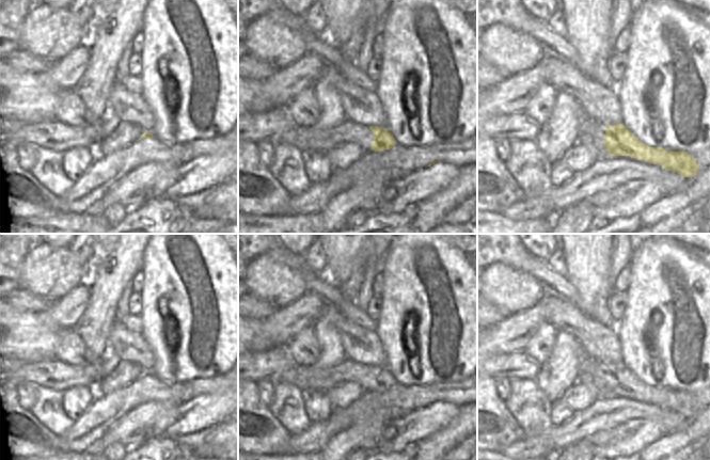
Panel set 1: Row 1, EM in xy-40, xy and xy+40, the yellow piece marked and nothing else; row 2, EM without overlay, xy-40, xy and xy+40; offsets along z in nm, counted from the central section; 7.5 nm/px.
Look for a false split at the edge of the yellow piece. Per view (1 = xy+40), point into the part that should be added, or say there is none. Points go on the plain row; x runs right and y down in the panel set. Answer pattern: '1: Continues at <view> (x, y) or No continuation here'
1: No continuation here

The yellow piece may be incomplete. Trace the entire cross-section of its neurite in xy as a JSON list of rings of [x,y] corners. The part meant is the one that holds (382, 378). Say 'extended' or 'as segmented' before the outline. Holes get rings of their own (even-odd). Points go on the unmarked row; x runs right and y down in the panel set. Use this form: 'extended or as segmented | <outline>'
extended | [[[343,361],[334,367],[328,369],[319,369],[314,365],[300,365],[298,363],[287,370],[283,371],[281,376],[272,374],[268,378],[263,378],[262,380],[268,380],[273,384],[277,382],[287,382],[294,384],[298,388],[304,391],[330,391],[334,386],[346,382],[348,380],[356,380],[363,383],[363,391],[368,391],[370,388],[375,391],[381,391],[383,388],[390,388],[394,386],[397,381],[393,374],[386,368],[379,365],[370,365],[367,367],[363,363],[358,363],[356,361]]]

